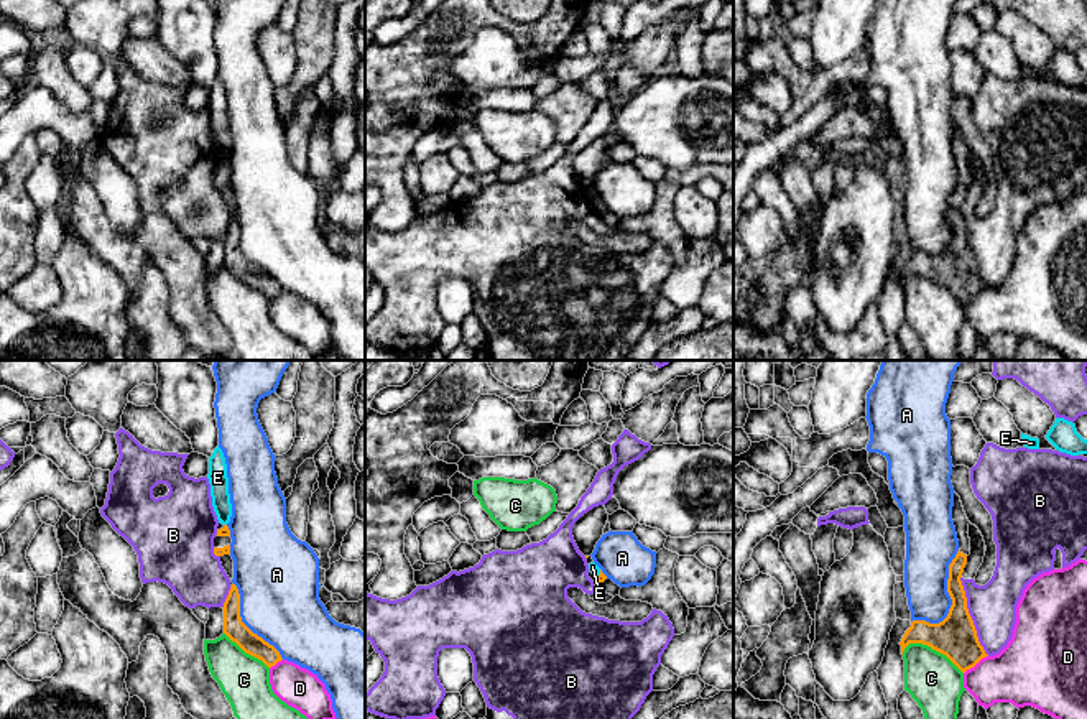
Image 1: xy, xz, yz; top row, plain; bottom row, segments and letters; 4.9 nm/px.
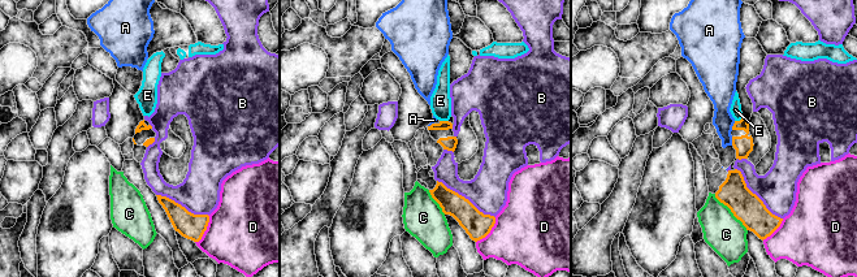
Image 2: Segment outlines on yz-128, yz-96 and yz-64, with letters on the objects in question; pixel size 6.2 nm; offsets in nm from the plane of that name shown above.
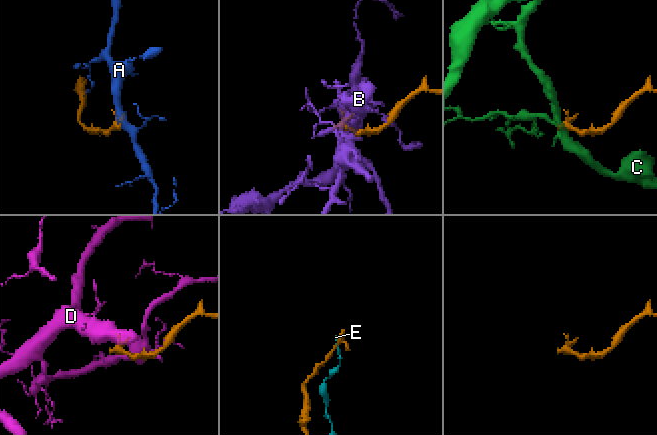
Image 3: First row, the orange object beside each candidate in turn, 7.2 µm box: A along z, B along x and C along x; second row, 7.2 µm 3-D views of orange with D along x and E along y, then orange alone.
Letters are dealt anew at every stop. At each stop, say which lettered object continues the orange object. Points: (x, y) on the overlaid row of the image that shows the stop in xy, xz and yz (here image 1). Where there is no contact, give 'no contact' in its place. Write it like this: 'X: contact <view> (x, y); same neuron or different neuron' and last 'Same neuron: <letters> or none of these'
A: contact yz (952, 601); different neuron
B: contact yz (969, 616); different neuron
C: contact yz (933, 649); different neuron
D: contact yz (975, 663); different neuron
E: contact xz (601, 573); different neuron
Same neuron: none of these

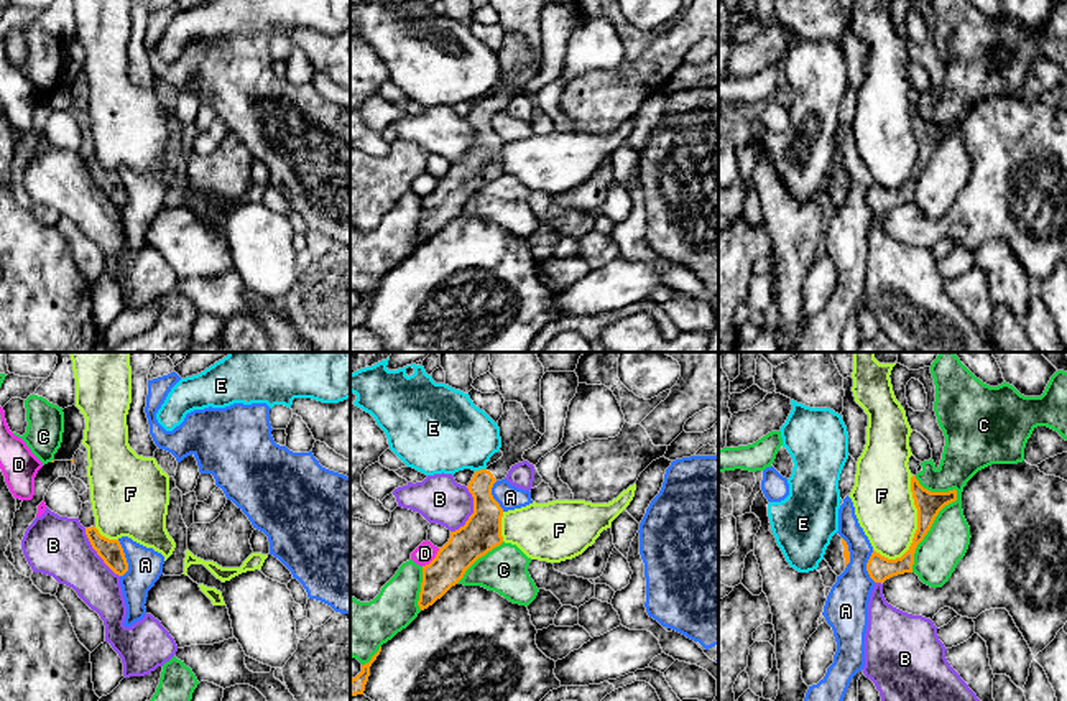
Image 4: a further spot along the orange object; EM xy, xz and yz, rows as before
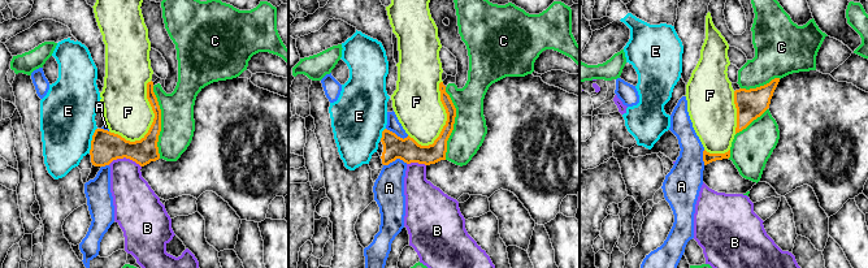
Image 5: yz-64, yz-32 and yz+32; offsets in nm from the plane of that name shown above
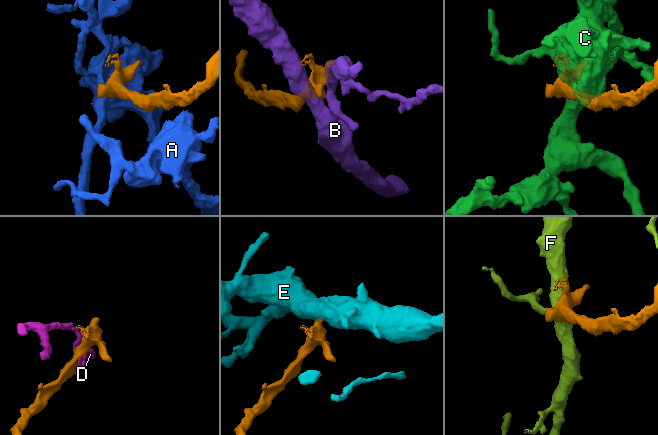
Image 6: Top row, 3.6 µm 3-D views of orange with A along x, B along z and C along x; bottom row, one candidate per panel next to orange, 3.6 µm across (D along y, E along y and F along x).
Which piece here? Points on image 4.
A: contact xy (125, 558); different neuron
B: contact xz (474, 512); different neuron
C: contact yz (942, 507); different neuron
D: contact xz (434, 558); different neuron
E: contact xz (480, 469); different neuron
F: contact yz (918, 522); different neuron
Same neuron: none of these

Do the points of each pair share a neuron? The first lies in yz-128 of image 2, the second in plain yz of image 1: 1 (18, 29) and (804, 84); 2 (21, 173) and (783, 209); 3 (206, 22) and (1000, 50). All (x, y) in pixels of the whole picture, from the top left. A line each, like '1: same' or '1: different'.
1: same
2: different
3: different

